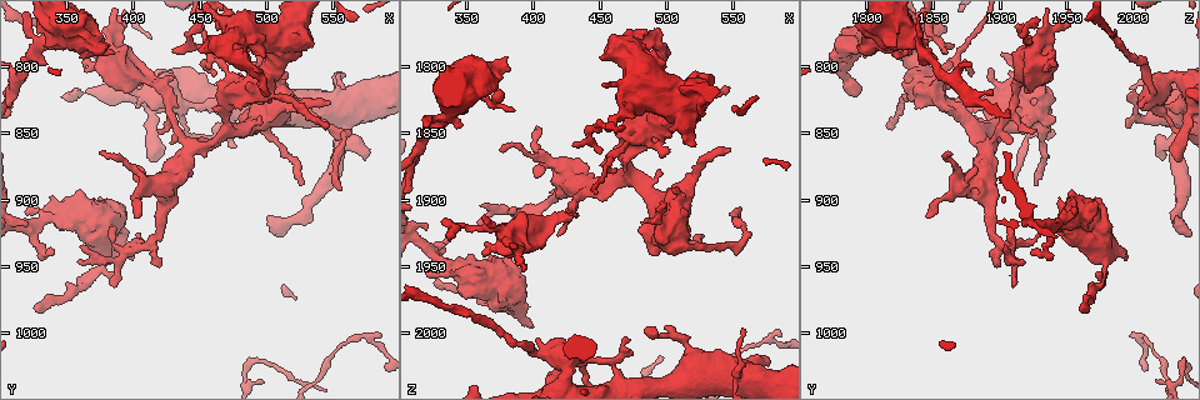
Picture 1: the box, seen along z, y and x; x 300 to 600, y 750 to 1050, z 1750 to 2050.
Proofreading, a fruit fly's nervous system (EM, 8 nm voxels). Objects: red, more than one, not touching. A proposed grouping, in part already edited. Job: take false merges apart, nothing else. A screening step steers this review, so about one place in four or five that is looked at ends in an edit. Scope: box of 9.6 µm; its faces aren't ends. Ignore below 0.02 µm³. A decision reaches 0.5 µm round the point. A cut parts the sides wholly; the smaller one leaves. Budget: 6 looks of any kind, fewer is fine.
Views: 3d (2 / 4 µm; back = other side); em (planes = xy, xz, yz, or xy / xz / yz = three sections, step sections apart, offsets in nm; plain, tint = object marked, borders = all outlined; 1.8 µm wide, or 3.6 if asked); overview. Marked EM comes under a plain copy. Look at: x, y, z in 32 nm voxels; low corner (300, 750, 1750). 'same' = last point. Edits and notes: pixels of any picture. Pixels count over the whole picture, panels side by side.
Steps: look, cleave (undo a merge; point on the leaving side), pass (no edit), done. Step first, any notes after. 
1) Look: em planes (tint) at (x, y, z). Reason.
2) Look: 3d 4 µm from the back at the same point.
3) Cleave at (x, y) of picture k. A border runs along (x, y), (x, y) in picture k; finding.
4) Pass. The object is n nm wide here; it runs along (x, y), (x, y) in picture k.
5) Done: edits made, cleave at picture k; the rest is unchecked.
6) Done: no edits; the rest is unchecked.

Look: 3d 4 µm at (348, 912, 1954). Thick turns thin.

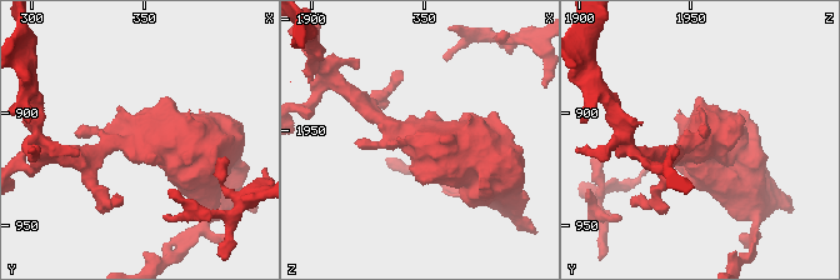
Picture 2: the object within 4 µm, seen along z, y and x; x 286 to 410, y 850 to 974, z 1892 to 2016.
Look: em 3.6 µm planes (tint) at (348, 914, 1955).

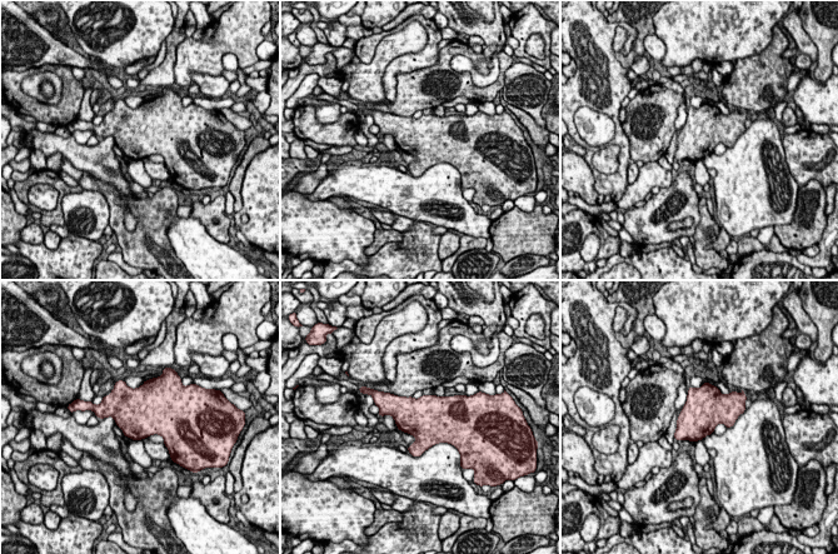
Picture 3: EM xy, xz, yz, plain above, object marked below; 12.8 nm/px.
Pass. One neuron here.

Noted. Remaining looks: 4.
Look: 3d 4 µm at (482, 820, 1844). Calibre changes.

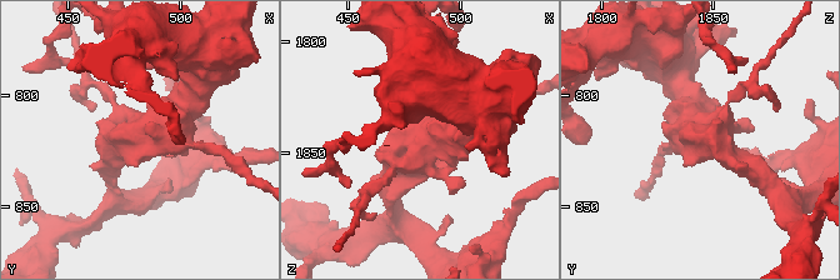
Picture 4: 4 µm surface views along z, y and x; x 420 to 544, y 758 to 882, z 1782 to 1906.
Look: em planes (tint) at (482, 820, 1843).

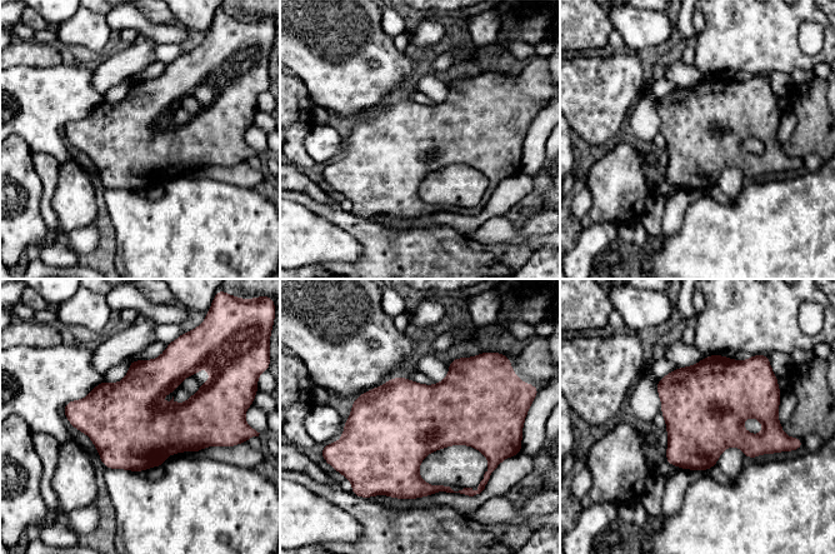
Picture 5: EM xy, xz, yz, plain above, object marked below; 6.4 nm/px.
Pass. One neuron here.

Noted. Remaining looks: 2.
Look: em 3.6 µm xy step 4 (tint) at (514, 772, 1824). Abrupt turn.

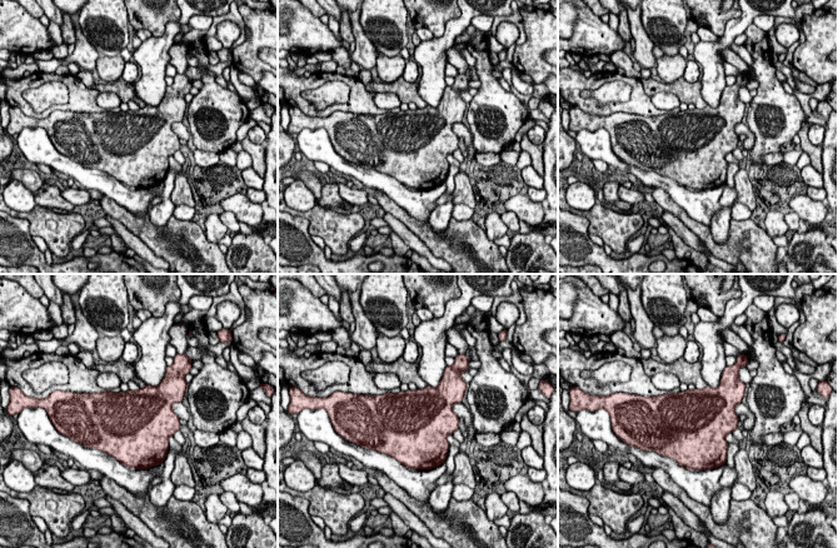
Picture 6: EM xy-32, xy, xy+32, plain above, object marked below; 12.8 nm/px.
Pass. The object is 900 nm wide here; one neuron here.

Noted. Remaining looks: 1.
Done: no edits; the rest is unchecked.

